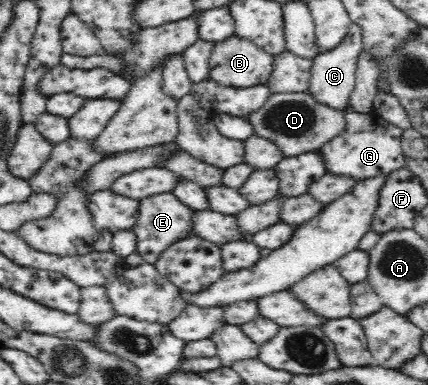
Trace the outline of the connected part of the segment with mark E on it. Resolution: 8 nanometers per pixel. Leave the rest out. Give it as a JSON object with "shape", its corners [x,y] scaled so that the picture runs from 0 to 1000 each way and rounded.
{"shape":[[[402,499],[369,501],[350,506],[336,517],[325,519],[325,558],[320,579],[306,597],[318,613],[318,647],[315,652],[329,662],[329,670],[346,686],[360,686],[362,678],[376,665],[381,652],[388,652],[411,626],[439,618],[446,610],[444,584],[451,582],[451,545],[439,540],[437,532],[425,530],[421,519]]]}

